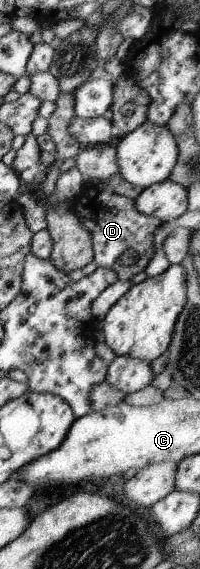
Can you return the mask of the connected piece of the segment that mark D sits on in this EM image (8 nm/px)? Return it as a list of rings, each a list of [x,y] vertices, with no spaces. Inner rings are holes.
[[[85,181],[84,187],[70,202],[71,211],[80,222],[80,226],[90,234],[93,248],[93,261],[97,267],[104,267],[116,273],[117,280],[128,281],[134,274],[143,272],[146,264],[154,255],[158,241],[154,238],[154,230],[162,224],[158,218],[140,214],[134,208],[132,198],[126,198],[120,194],[114,194],[104,181]],[[124,250],[134,250],[138,260],[130,266],[120,264],[118,256]]]

